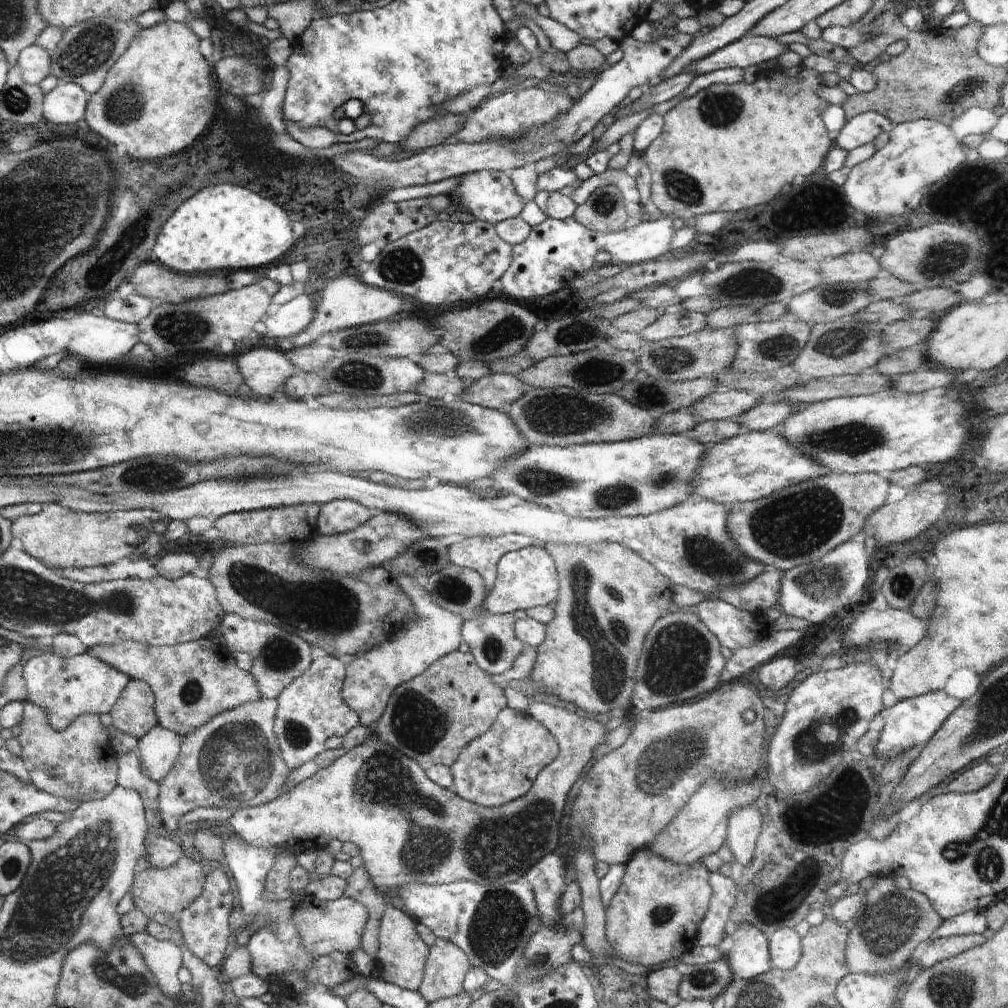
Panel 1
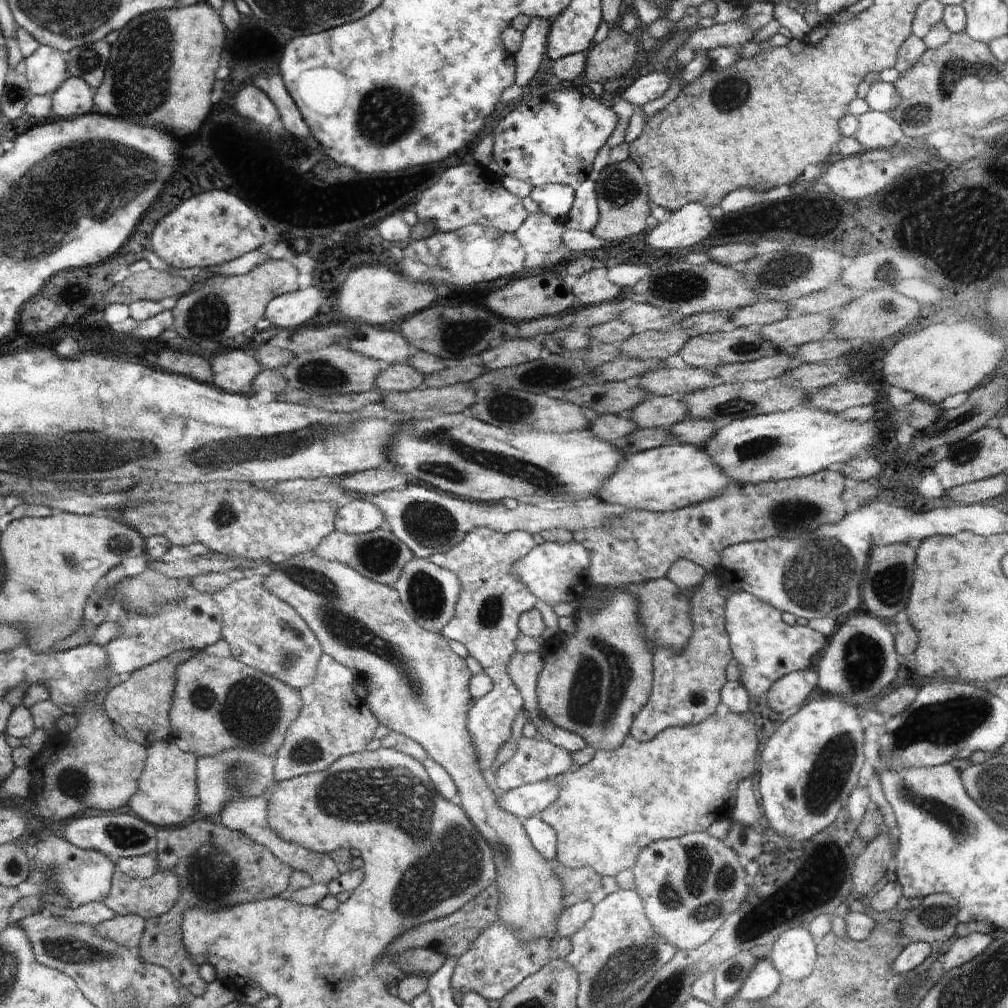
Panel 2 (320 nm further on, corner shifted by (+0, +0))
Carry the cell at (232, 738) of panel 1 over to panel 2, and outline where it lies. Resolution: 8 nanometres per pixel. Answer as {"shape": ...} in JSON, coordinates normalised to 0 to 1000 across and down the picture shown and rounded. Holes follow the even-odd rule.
{"shape":[[[226,743],[207,751],[194,751],[196,810],[214,813],[223,798],[236,791],[258,791],[270,785],[274,774],[274,753],[250,743]]]}

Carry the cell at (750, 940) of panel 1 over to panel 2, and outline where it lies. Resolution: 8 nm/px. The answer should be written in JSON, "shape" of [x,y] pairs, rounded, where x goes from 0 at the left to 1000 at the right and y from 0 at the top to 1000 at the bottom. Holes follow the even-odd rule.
{"shape":[[[754,951],[754,954],[750,956],[750,960],[744,964],[742,972],[738,973],[738,976],[731,984],[731,988],[739,993],[754,993],[756,990],[762,990],[772,982],[774,974],[777,974],[774,970],[775,965],[770,964],[769,959],[762,958],[761,951]]]}

